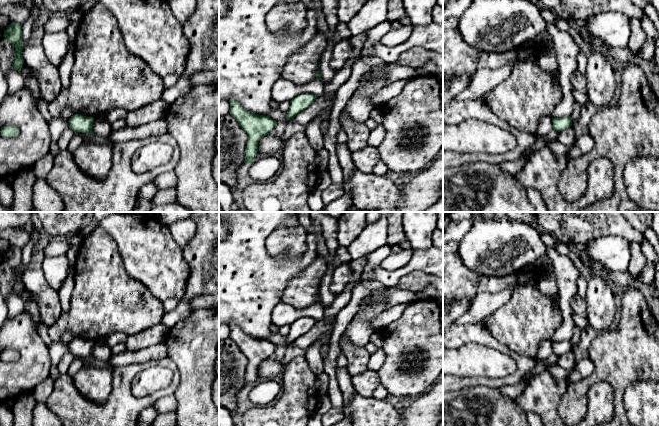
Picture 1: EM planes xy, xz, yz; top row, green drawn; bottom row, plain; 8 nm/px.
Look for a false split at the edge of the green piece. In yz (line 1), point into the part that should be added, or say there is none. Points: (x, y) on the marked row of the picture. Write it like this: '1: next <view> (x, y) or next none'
1: next none

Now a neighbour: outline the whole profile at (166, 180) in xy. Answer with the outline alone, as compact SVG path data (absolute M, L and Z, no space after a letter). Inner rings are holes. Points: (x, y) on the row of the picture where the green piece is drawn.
M174 171L160 174L155 179L155 184L159 189L175 188L177 184L177 176Z

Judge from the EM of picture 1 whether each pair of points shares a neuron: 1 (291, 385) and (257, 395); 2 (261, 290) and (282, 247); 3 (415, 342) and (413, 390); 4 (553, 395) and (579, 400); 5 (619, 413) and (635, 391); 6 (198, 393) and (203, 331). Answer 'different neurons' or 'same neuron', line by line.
1: different neurons
2: different neurons
3: same neuron
4: different neurons
5: different neurons
6: same neuron

